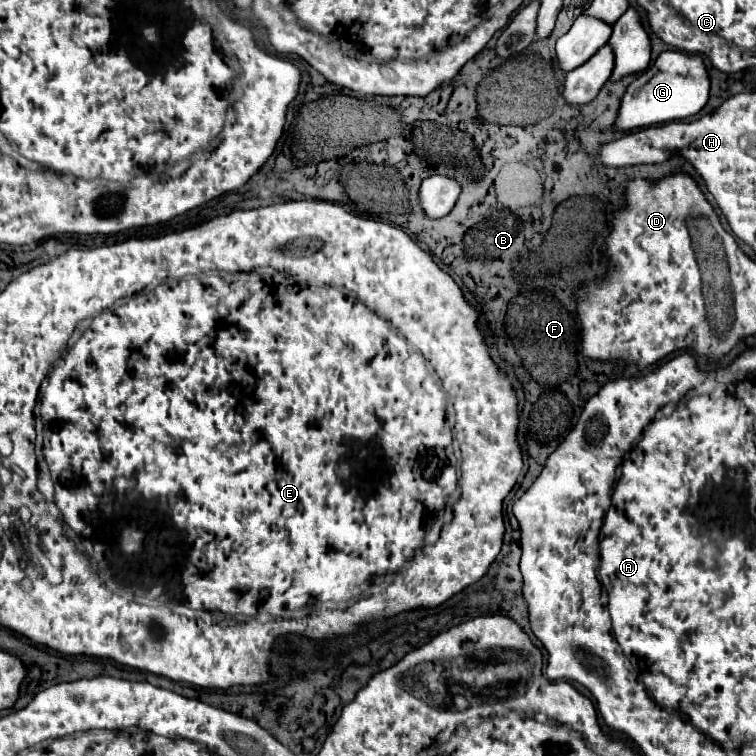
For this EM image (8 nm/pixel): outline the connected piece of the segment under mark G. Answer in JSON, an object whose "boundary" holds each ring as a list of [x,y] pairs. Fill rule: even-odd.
{"boundary":[[[677,50],[661,52],[659,58],[641,72],[629,86],[619,106],[619,114],[613,122],[615,132],[629,132],[635,128],[647,128],[653,124],[685,120],[695,116],[709,98],[709,76],[705,72],[703,60],[699,56],[691,56]]]}

